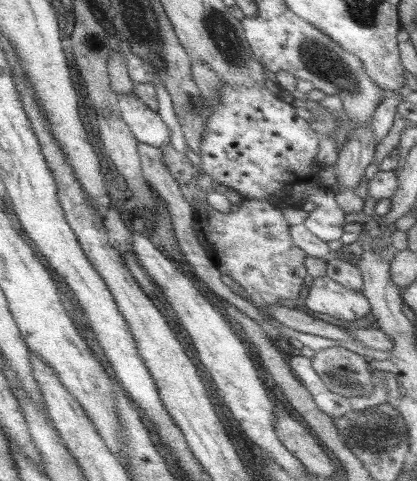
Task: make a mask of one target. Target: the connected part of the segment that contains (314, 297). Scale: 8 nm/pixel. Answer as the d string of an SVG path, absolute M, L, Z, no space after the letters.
M326 275L308 280L308 283L308 296L302 303L314 312L338 320L356 320L371 312L368 299L361 290L346 288Z

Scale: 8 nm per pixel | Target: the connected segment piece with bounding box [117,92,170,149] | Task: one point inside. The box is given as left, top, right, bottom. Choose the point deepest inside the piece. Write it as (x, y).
(146, 125)

